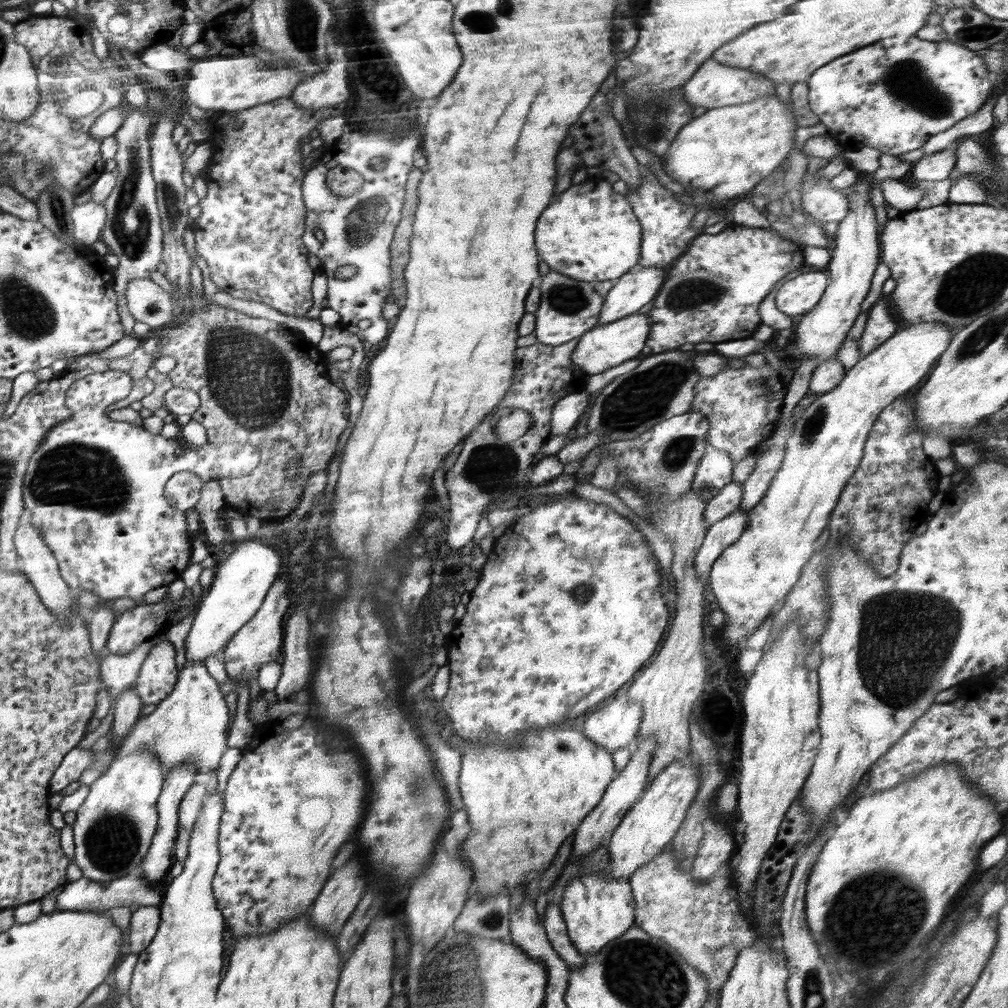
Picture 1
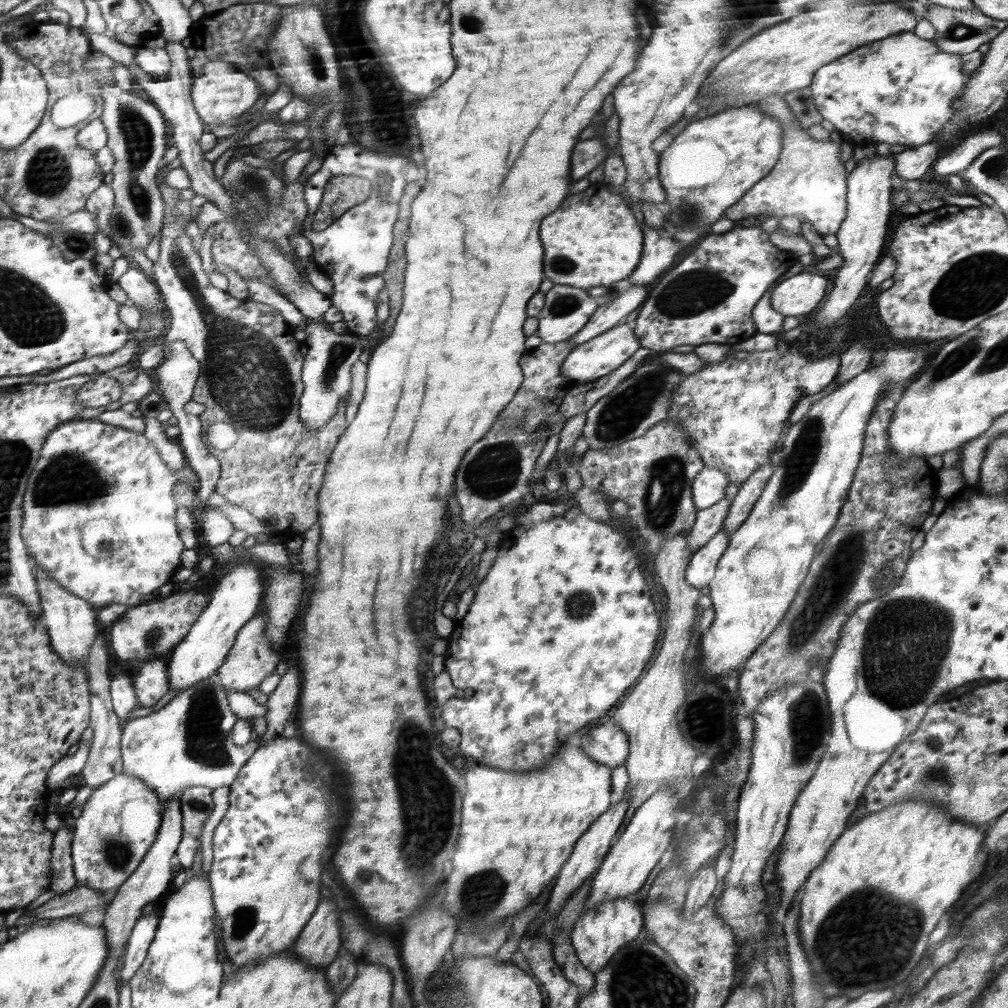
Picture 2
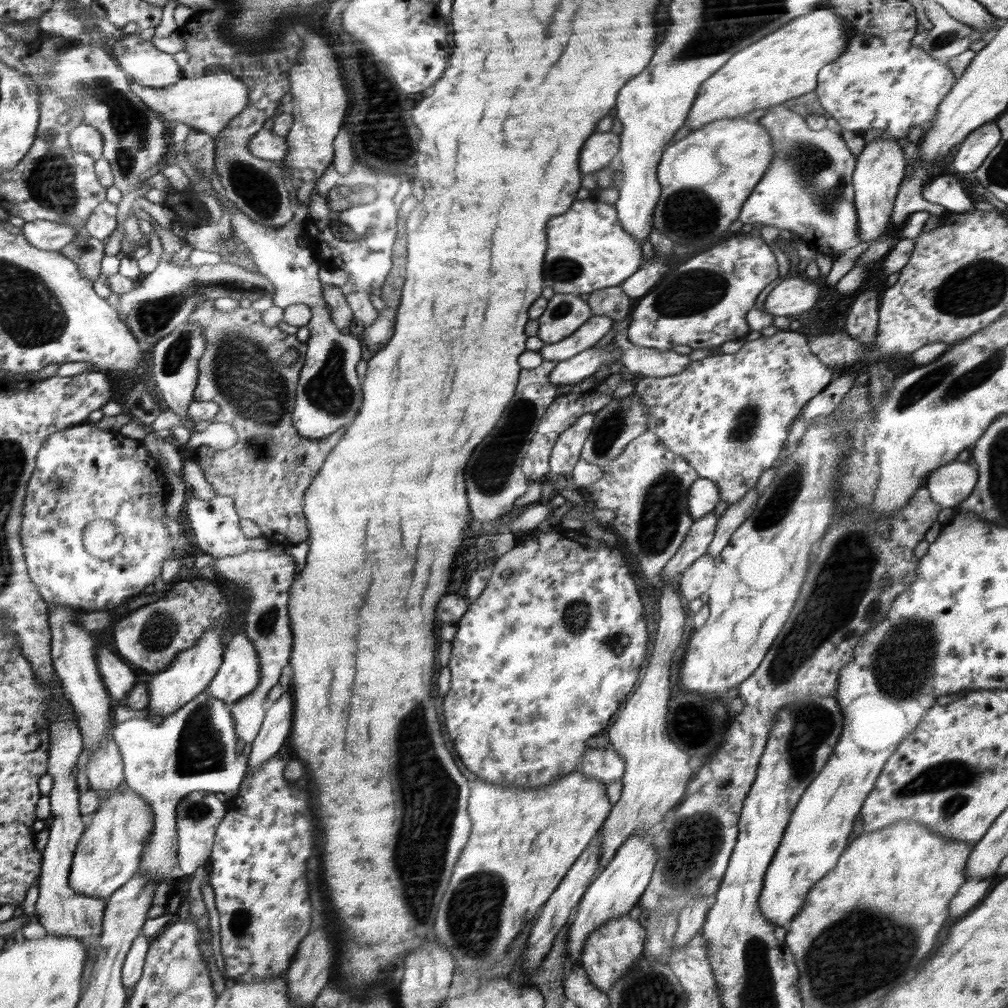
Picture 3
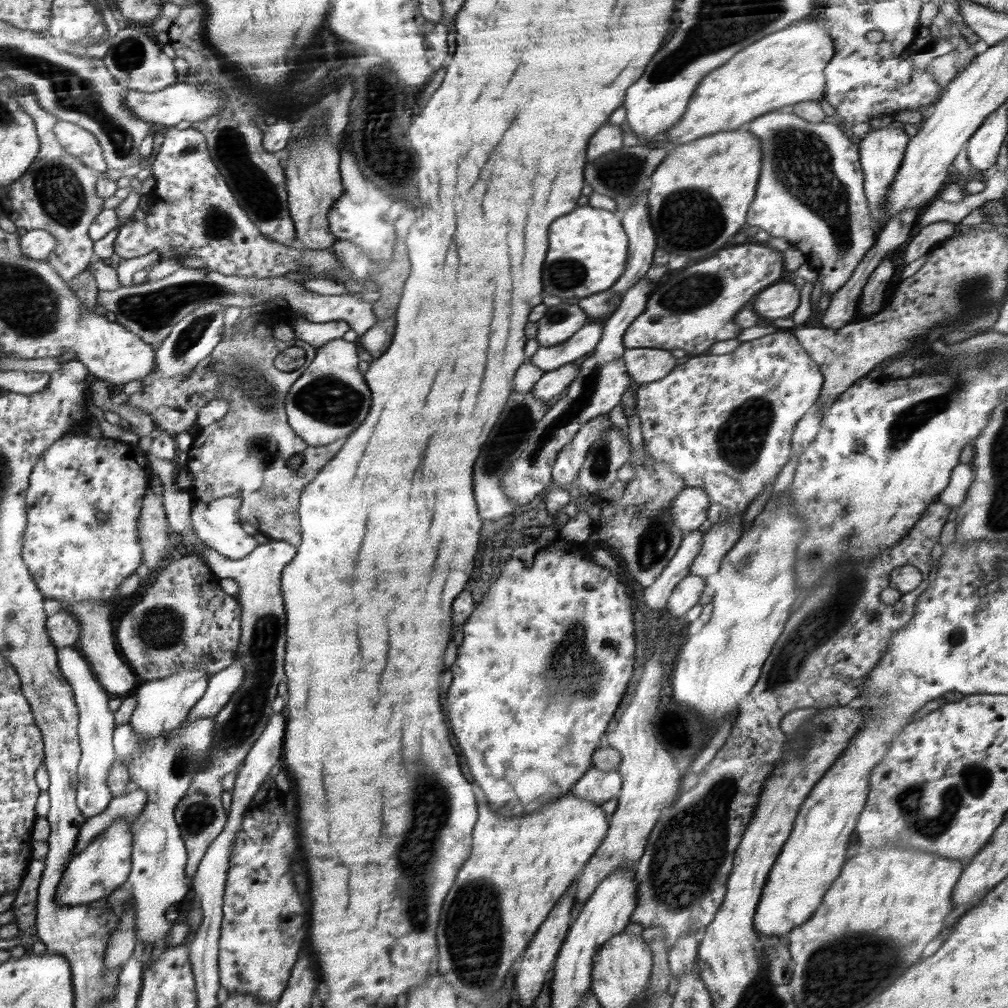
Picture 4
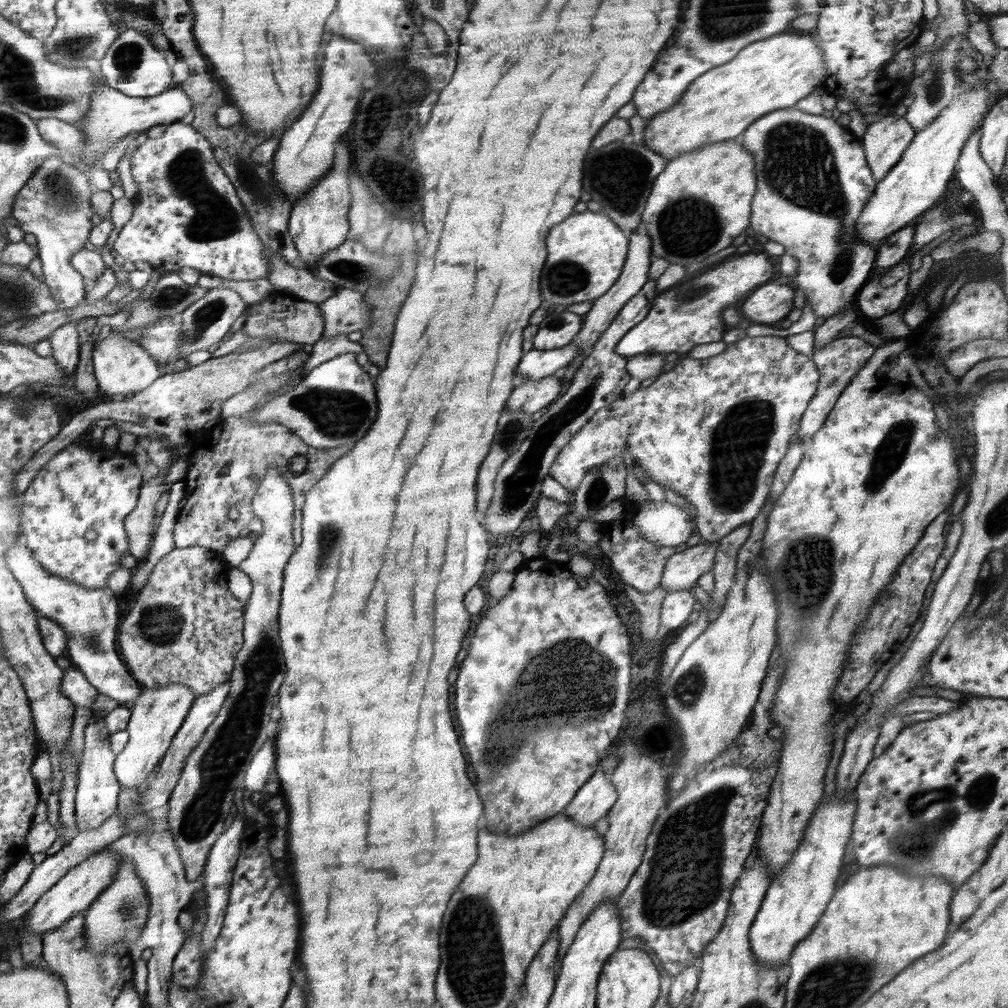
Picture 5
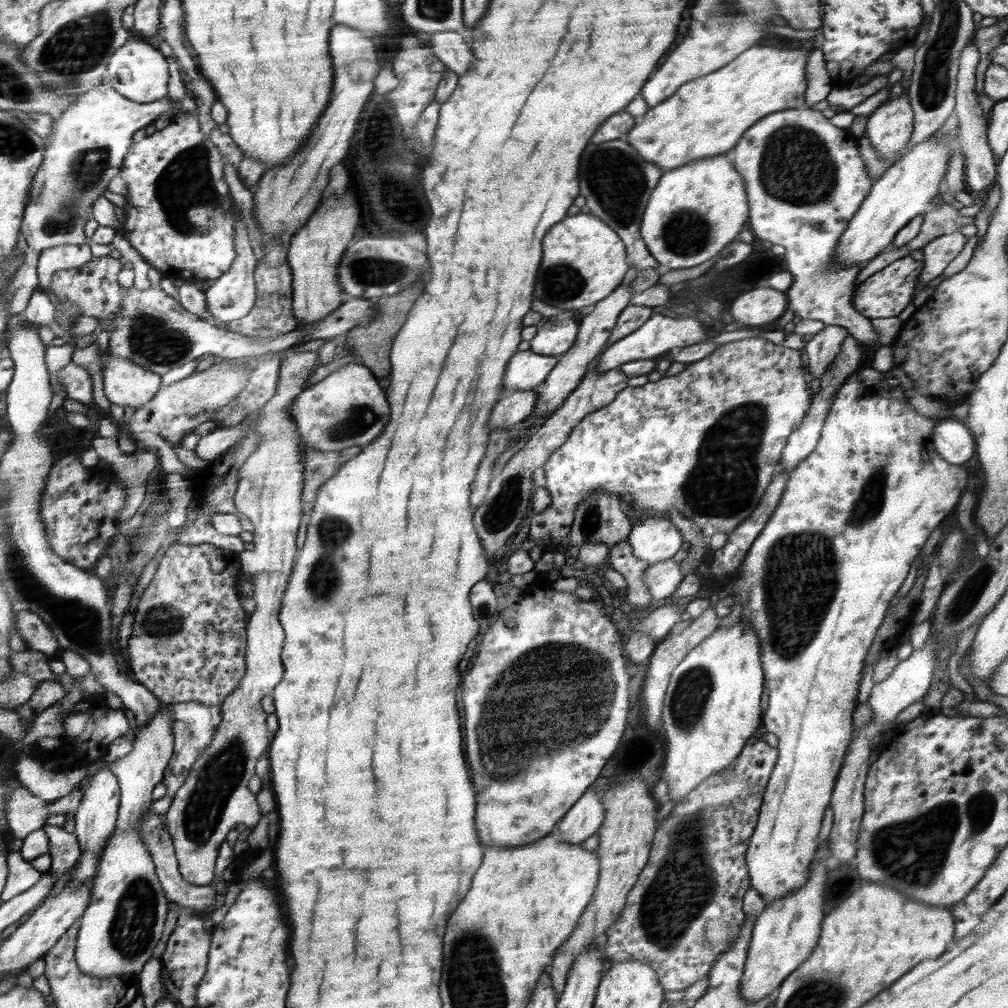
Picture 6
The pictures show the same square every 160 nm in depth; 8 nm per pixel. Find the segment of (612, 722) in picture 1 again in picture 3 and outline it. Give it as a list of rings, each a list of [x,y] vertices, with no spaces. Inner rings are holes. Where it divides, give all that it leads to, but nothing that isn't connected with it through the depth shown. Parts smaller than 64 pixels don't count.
[[[609,742],[604,749],[588,749],[583,757],[583,764],[578,769],[582,774],[587,774],[588,778],[601,780],[607,785],[615,780],[621,780],[625,762]]]

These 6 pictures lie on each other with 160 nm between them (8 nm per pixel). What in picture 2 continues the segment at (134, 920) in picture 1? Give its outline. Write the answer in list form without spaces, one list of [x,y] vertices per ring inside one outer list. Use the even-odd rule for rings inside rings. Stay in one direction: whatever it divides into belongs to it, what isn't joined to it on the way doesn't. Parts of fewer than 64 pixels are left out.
[[[148,914],[139,918],[127,945],[127,953],[120,977],[124,983],[129,983],[134,973],[142,966],[147,955],[148,947],[152,944],[158,924],[156,914]]]

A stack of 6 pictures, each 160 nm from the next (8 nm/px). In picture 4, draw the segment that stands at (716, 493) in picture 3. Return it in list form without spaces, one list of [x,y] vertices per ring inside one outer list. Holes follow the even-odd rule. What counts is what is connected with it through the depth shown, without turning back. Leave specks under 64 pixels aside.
[[[685,487],[678,496],[672,500],[669,512],[673,525],[681,530],[685,537],[689,532],[696,530],[708,516],[707,510],[710,499],[703,488]]]

